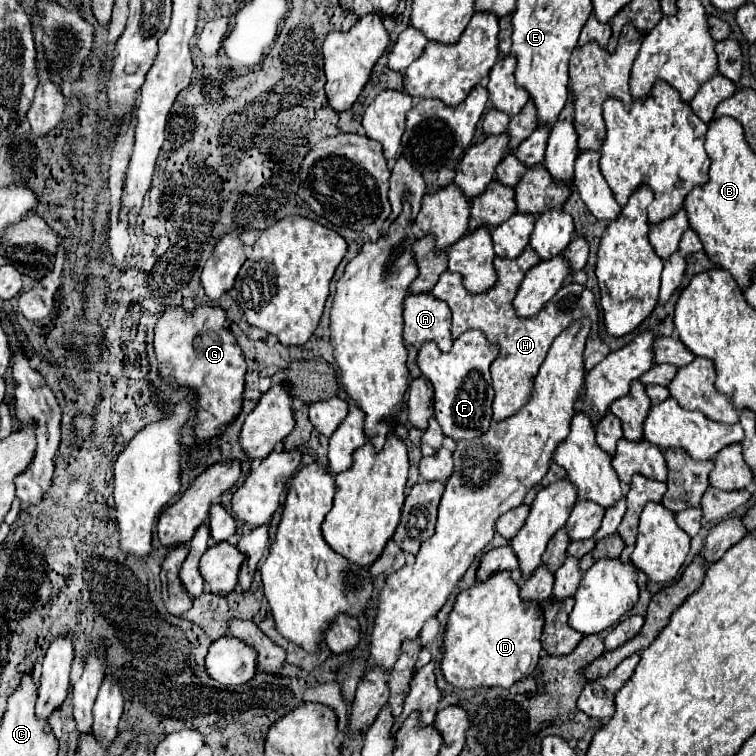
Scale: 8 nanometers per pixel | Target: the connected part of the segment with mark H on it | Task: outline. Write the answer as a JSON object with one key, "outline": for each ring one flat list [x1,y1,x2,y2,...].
{"outline":[[528,246,518,258,510,260,510,258,496,258,494,260,494,268,498,274,498,282,494,288,490,288,484,294,468,294,462,288,462,278,458,274,452,272,444,272,438,280,438,284,434,286,432,294,438,300,444,300,450,310,452,310,452,338,456,340,462,332,478,328,480,332,484,332,486,340,490,340,492,346,498,346,498,358,492,362,490,366,490,374,492,374,492,388,494,388,494,420,506,420,508,416,516,414,528,400,530,400,530,392,532,392,532,384,534,378,538,374,538,368,542,364,542,360,548,354,550,344,554,342,554,338,566,330,574,320,582,318,582,316,590,316,592,318,592,332,588,336,586,342,586,350,584,350,584,360,586,360,586,370,594,368,602,358,608,356,610,348,598,338,598,310,594,304,594,294,580,286,580,284,566,284,562,286,554,298,548,300,548,304,532,318,518,318,514,316,514,308,512,308,512,300,516,296,516,290,526,274,526,270,530,270,532,266,536,266,540,262,538,254]]}

